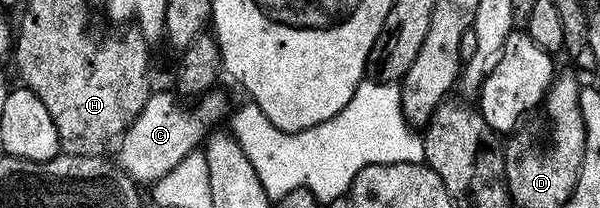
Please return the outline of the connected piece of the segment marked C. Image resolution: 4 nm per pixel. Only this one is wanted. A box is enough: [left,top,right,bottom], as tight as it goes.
[114,87,229,183]

